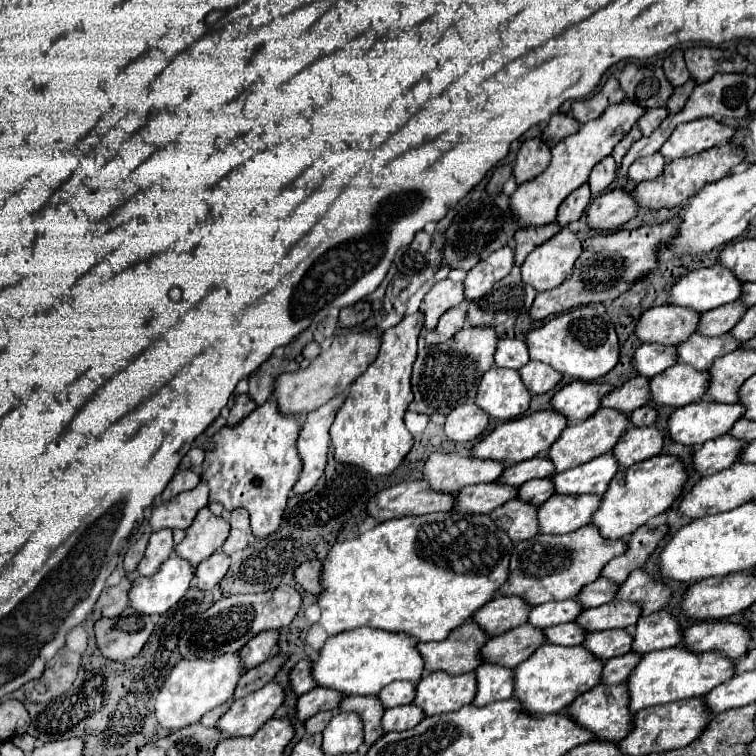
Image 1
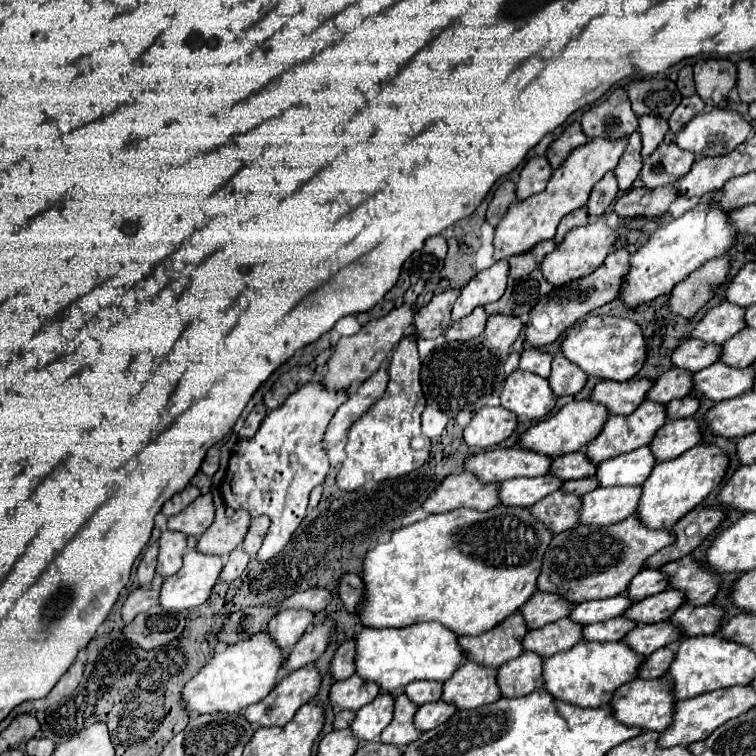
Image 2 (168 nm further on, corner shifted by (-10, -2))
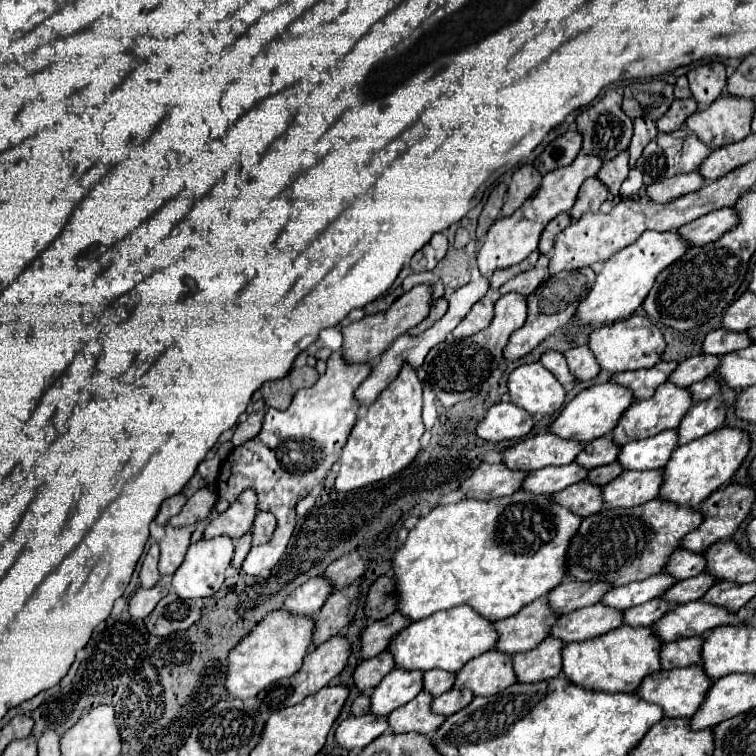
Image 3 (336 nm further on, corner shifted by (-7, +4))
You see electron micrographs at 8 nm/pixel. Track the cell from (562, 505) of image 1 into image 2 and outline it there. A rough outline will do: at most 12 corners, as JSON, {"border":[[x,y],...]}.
{"border":[[598,487],[582,497],[582,525],[630,517],[640,487]]}

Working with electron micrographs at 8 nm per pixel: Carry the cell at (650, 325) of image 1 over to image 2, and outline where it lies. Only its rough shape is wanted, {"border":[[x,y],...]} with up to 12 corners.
{"border":[[722,303],[692,323],[690,337],[720,345],[744,327],[744,309]]}

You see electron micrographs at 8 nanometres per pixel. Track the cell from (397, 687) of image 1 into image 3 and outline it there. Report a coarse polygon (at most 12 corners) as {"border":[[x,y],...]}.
{"border":[[443,669],[425,673],[425,689],[443,695],[455,683],[455,673]]}

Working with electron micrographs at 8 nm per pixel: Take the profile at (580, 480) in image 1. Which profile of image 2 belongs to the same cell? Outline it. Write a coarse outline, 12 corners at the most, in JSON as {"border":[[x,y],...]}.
{"border":[[648,447],[606,459],[596,469],[600,487],[636,487],[656,459]]}

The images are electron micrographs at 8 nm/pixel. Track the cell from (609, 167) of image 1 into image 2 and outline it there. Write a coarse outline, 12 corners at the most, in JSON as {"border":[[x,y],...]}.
{"border":[[606,173],[586,203],[600,217],[618,195],[614,173]]}

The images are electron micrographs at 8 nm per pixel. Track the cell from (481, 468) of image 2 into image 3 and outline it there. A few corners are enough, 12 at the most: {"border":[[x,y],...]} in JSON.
{"border":[[555,433],[529,435],[503,451],[511,469],[573,463],[585,445]]}

